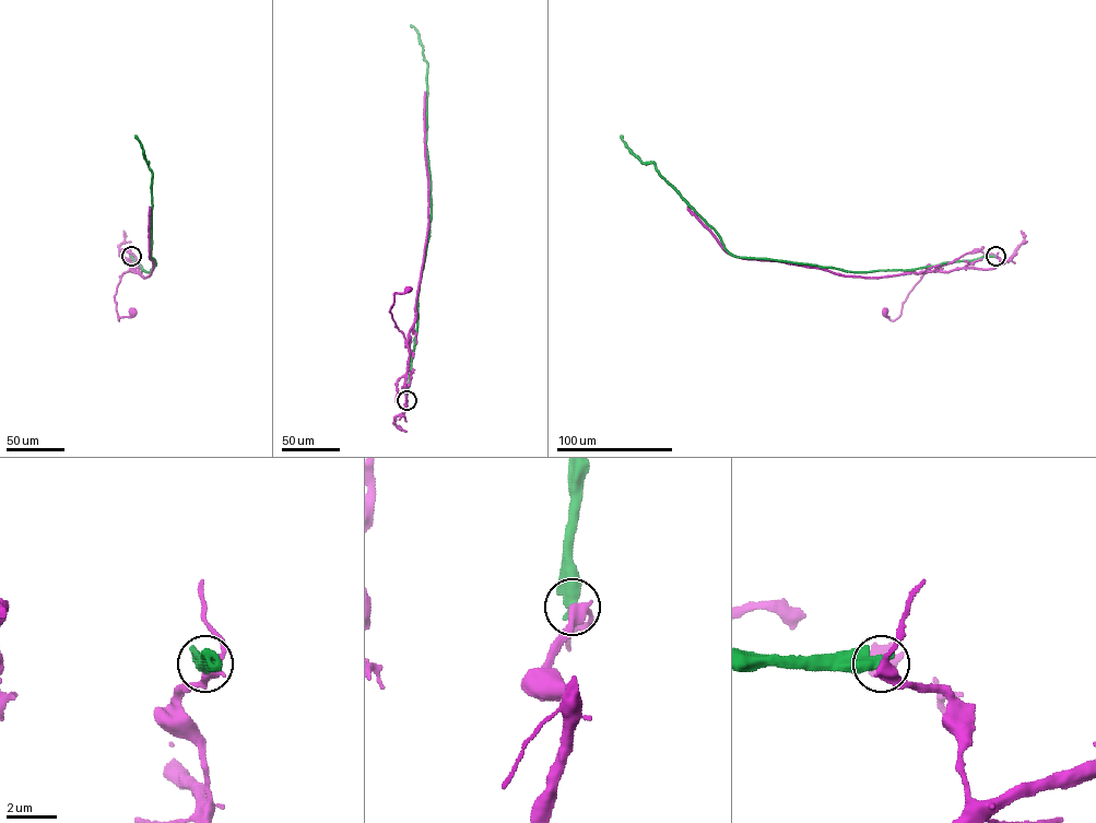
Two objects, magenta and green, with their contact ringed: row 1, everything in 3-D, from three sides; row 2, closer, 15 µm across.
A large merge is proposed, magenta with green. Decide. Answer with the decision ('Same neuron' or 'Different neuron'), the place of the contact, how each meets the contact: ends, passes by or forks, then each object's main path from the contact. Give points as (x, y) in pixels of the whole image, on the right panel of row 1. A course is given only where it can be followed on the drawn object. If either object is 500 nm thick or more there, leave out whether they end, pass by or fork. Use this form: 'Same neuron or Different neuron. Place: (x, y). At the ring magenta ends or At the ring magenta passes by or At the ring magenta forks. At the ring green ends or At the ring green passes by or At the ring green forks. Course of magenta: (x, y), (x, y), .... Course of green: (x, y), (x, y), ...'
Different neuron. Place: (996, 256). Course of magenta: (996, 256), (1000, 263), (992, 268), (926, 272), (903, 303), (898, 317), (891, 320), (885, 312). Course of green: (996, 256), (910, 270), (867, 272), (737, 257), (659, 174), (655, 164), (643, 163), (621, 136)

